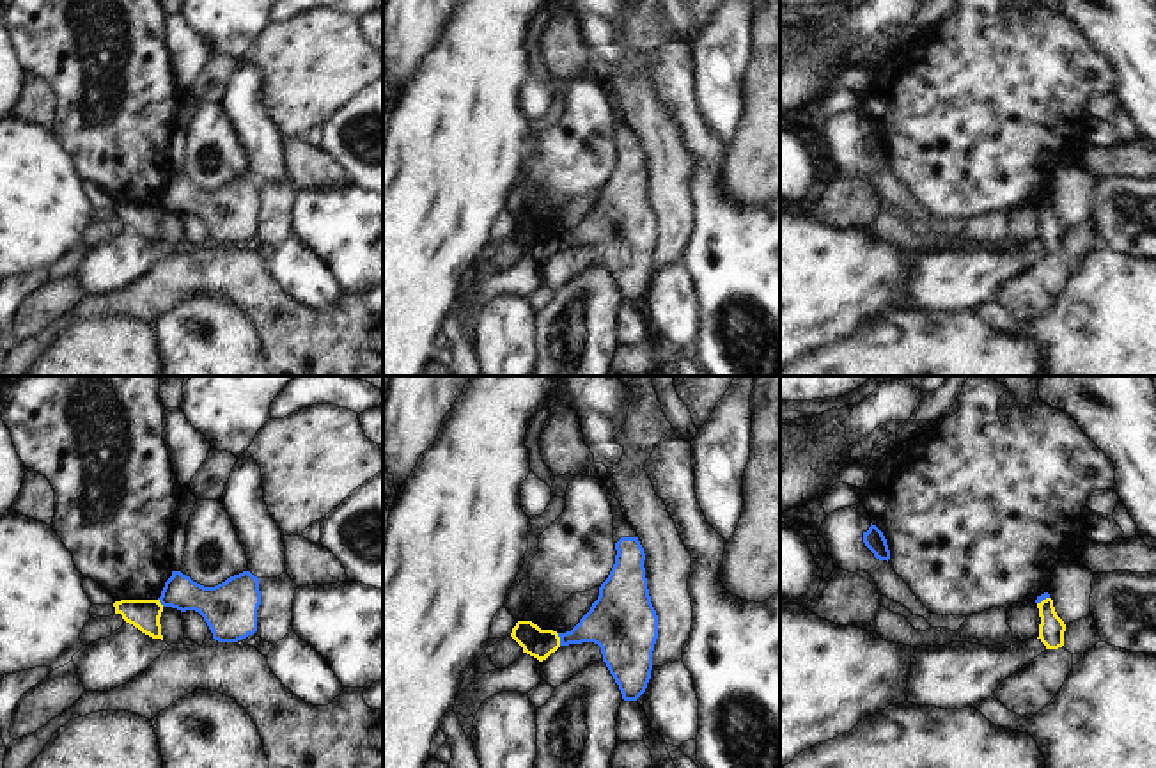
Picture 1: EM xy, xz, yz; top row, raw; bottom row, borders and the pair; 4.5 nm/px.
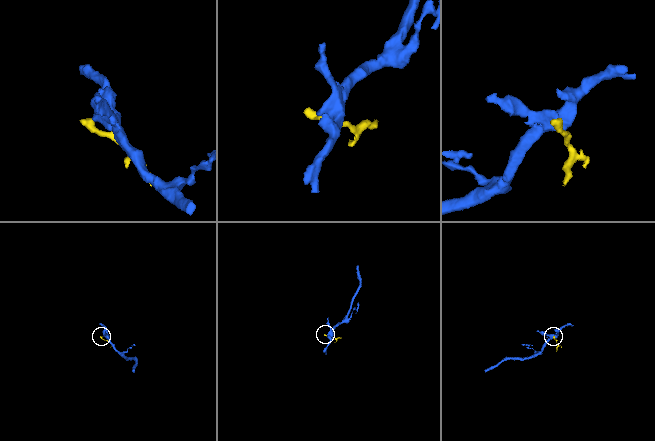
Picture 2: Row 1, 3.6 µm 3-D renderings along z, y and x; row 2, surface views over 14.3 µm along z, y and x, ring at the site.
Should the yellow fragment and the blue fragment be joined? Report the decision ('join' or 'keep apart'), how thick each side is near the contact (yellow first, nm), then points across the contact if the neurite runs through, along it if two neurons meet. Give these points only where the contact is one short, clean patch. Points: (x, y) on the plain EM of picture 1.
keep apart; 130 nm thick on the yellow side, 240 nm on the other; border along xz (557, 236), (561, 247)

